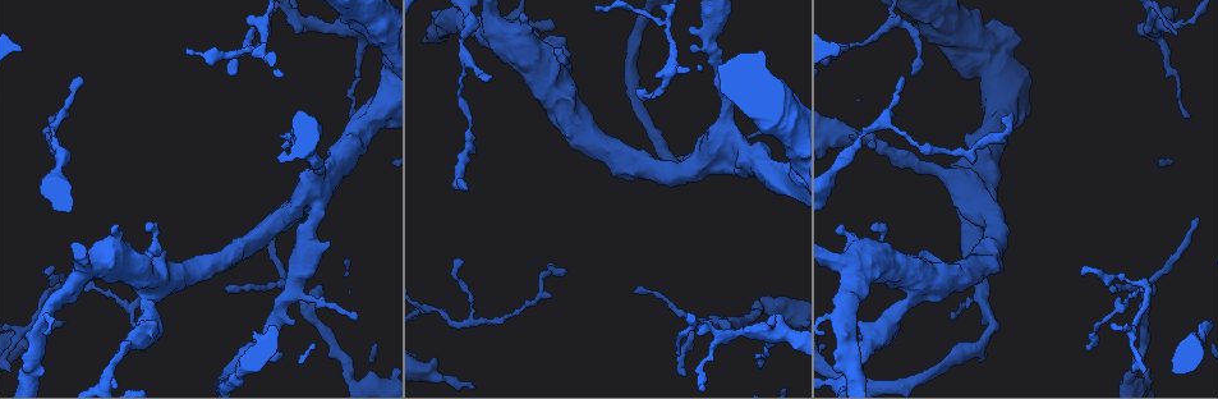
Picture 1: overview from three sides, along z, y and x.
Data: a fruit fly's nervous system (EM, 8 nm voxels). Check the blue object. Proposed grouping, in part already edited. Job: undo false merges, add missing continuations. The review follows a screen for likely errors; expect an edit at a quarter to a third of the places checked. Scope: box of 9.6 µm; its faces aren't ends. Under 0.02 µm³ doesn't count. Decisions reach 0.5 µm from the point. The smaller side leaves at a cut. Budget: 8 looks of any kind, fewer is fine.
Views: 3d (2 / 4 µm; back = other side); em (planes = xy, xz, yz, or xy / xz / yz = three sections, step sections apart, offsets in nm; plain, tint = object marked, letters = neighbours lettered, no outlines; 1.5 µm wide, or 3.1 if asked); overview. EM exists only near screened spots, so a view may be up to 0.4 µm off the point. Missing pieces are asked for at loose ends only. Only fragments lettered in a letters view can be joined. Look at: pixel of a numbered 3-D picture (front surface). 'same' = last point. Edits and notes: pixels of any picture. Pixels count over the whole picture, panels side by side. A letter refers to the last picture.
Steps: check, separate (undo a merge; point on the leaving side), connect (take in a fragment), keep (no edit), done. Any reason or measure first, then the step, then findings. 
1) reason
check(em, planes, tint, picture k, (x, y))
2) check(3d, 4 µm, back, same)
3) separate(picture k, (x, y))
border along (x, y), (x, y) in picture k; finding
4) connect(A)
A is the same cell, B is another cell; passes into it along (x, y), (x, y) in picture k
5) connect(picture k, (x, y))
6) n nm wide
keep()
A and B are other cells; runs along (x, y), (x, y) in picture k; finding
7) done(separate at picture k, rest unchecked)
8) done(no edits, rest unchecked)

arms part here
check(em, planes, plain, picture 1, (668, 17))

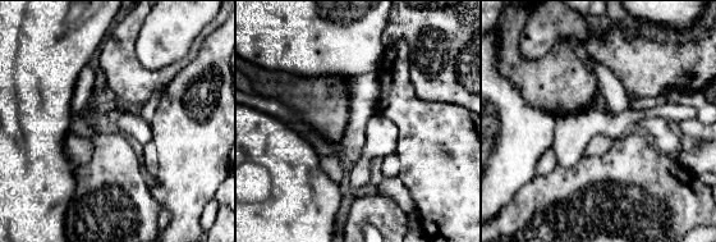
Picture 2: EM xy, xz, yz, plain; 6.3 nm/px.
with the object marked
check(em, planes, tint, same)

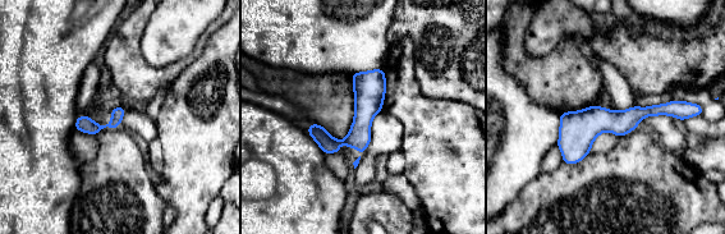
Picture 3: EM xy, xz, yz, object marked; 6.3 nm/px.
what lies round it
check(em, planes, letters, same)

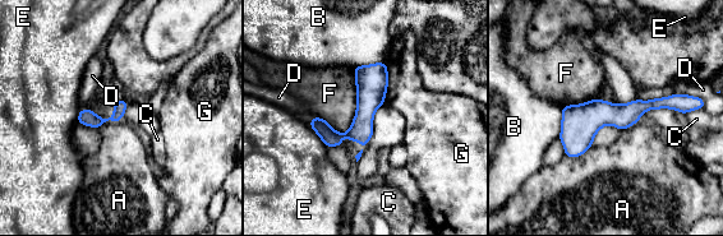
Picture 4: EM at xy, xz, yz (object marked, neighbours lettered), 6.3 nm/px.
keep()
A, B, C, D, E, F and G are other cells; runs along (687, 107), (594, 114), (562, 137) in picture 4; all the same cell

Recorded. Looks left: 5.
abrupt turn
check(3d, 4 µm, picture 1, (712, 32))

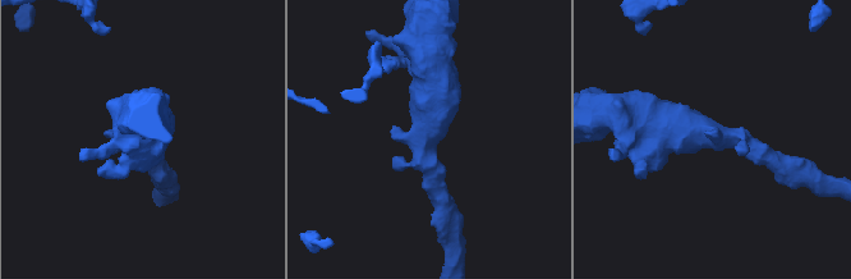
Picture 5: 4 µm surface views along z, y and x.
check(em, 3.1 µm, planes, letters, picture 5, (714, 136))

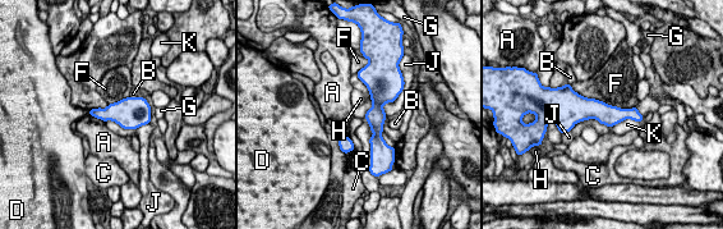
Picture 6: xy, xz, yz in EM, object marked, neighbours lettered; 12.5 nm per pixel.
keep()
A, B, C, D, F, G, H, J and K are other cells; runs along (567, 114), (602, 111), (638, 118) in picture 6; one cell here

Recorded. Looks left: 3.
free end
check(3d, 2 µm, picture 1, (1086, 265))

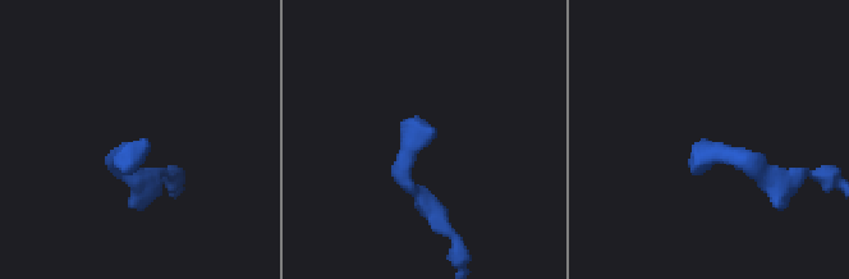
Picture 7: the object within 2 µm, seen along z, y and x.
need the tissue
check(em, planes, letters, picture 7, (705, 143))

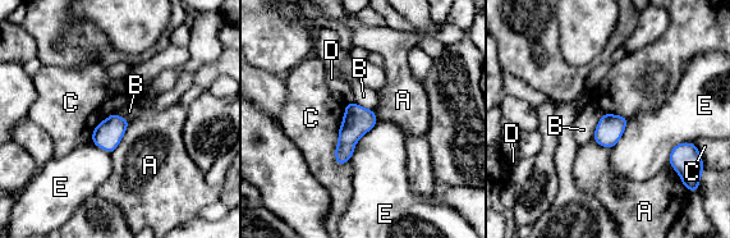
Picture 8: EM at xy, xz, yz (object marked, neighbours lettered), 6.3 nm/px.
170 nm wide
keep()
A, B, C, D and E are other cells; border along (345, 105), (335, 150), (339, 165) in picture 8; none of them fits

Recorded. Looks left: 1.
done(no edits, rest unchecked)

